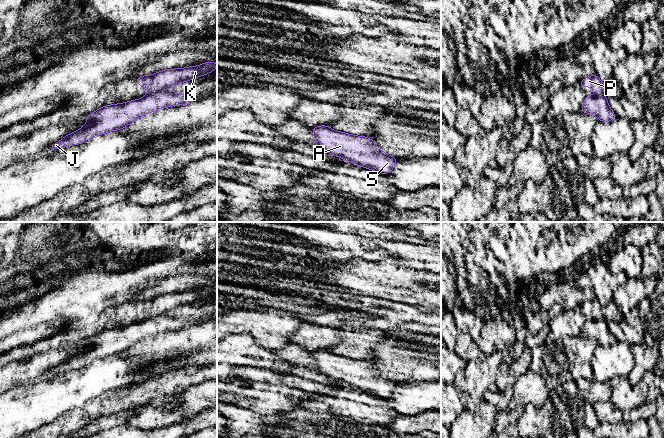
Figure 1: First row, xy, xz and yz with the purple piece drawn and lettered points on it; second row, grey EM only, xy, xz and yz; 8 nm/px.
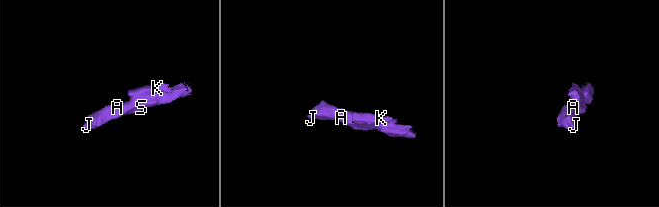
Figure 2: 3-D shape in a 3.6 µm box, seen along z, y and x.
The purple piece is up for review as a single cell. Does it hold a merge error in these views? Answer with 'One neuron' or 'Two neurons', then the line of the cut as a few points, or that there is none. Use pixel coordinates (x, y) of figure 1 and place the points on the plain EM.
One neuron. No split

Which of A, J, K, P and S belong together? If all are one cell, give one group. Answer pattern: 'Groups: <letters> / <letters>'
Groups: A J K P S

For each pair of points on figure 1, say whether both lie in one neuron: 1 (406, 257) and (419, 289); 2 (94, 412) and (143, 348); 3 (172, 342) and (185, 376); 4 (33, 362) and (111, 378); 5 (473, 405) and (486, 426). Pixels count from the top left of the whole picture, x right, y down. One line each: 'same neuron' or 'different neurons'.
1: different neurons
2: different neurons
3: different neurons
4: different neurons
5: different neurons

